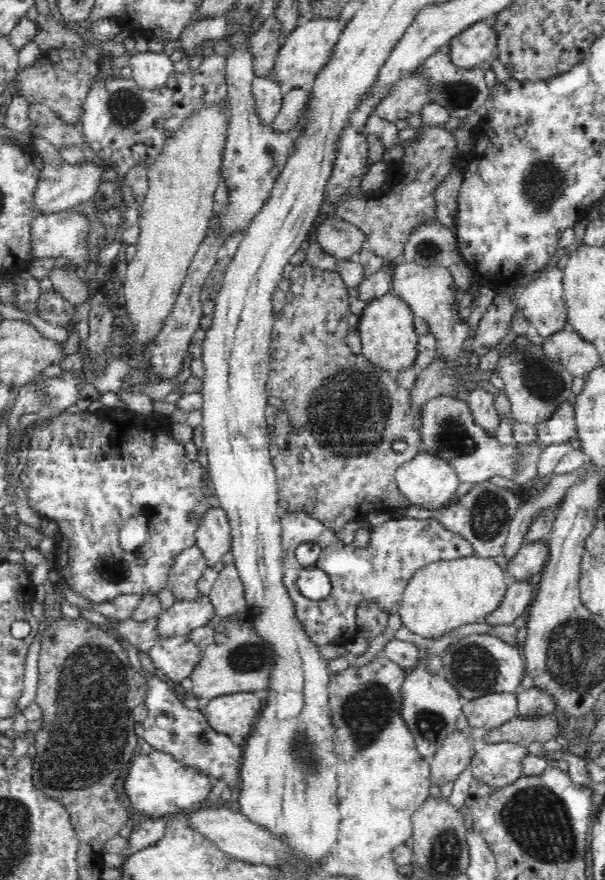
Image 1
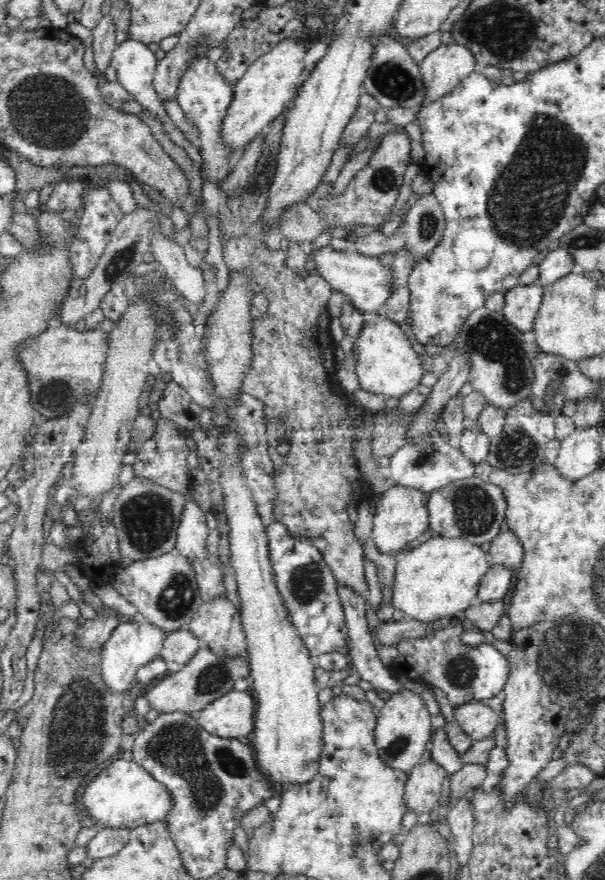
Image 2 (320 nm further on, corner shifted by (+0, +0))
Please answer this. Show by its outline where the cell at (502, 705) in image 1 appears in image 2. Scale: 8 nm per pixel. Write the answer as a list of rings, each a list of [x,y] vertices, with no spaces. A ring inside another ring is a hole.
[[[479,701],[467,702],[454,707],[454,716],[466,734],[475,742],[494,735],[498,724],[504,722],[503,713],[496,714],[490,706]]]

